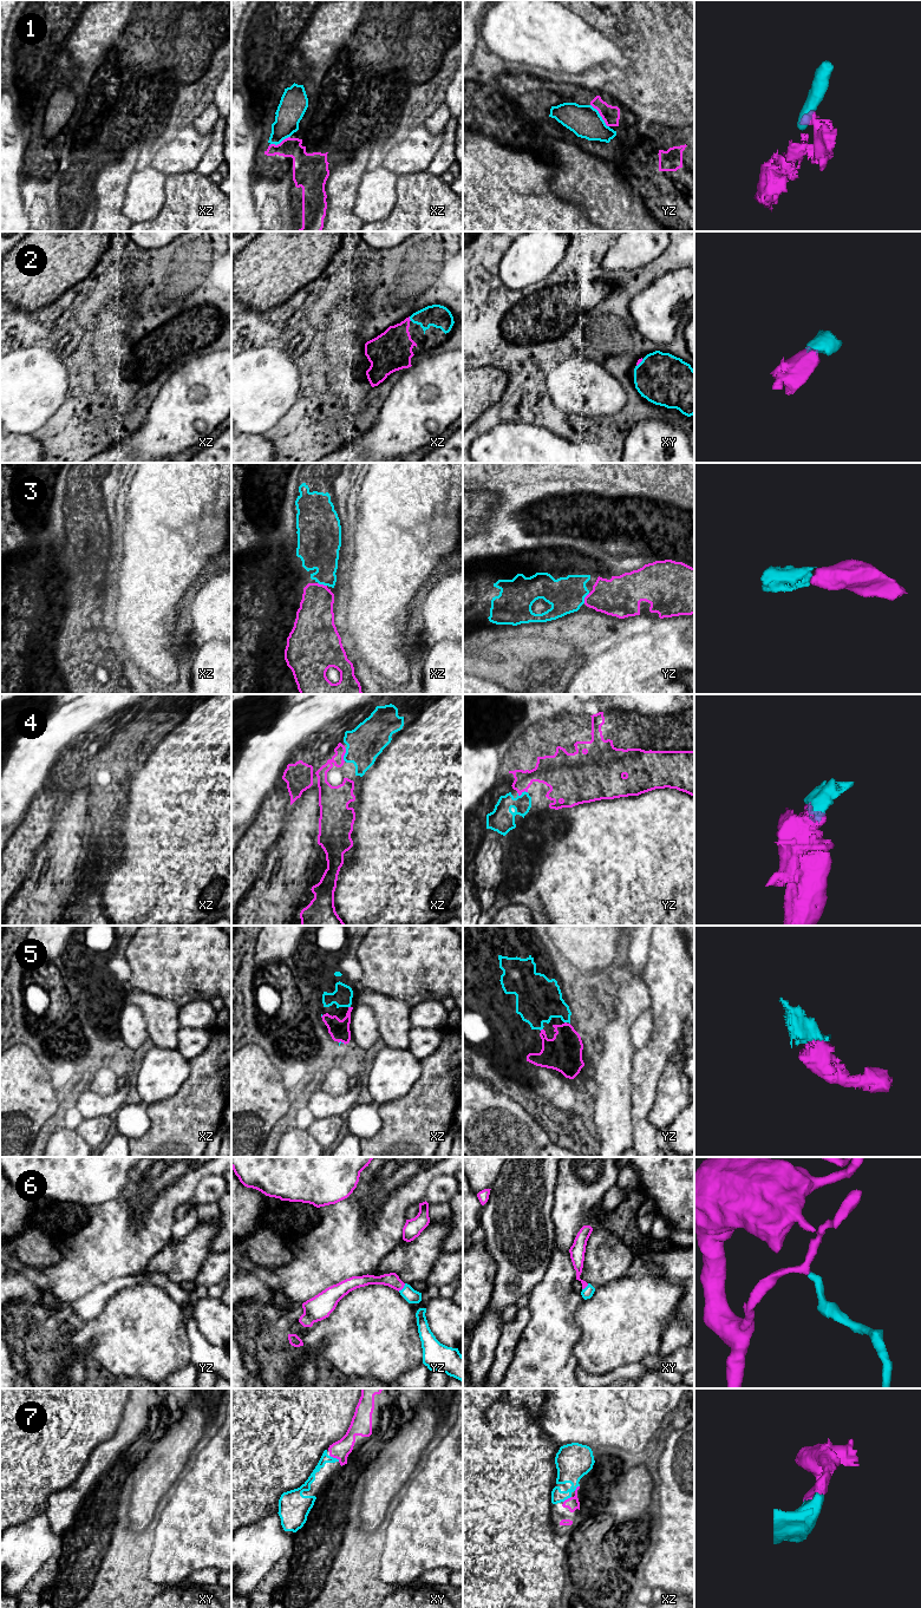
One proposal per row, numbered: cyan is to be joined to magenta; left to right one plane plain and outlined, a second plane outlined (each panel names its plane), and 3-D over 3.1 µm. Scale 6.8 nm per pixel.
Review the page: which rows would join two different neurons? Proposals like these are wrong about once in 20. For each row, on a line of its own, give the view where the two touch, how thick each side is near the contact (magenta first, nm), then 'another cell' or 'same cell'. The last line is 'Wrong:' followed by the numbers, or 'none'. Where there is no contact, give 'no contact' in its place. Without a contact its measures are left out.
1: meets magenta in yz; 120 nm thick on the magenta side, 220 nm on the other; same cell
2: meets magenta in xz; 280 nm thick on the magenta side, 160 nm on the other; same cell
3: meets magenta in yz; 280 nm thick on the magenta side, 240 nm on the other; same cell
4: meets magenta in xz; 120 nm thick on the magenta side, 240 nm on the other; same cell
5: meets magenta in xz; 140 nm thick on the magenta side, 20 nm on the other; same cell
6: meets magenta in yz; 100 nm thick on the magenta side, 100 nm on the other; same cell
7: meets magenta in xy; 130 nm thick on the magenta side, 70 nm on the other; same cell
Wrong: none

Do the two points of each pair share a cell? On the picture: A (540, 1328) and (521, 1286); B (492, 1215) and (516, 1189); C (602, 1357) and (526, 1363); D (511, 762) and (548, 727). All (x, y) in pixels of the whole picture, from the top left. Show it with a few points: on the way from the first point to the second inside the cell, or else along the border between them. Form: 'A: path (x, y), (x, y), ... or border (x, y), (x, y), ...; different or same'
A: border (544, 1272), (544, 1275), (528, 1294); different
B: path (498, 1209), (513, 1195); same
C: border (581, 1332), (573, 1347), (573, 1355), (577, 1366); different
D: path (521, 755), (539, 737); same

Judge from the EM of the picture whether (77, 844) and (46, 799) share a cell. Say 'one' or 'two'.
two

